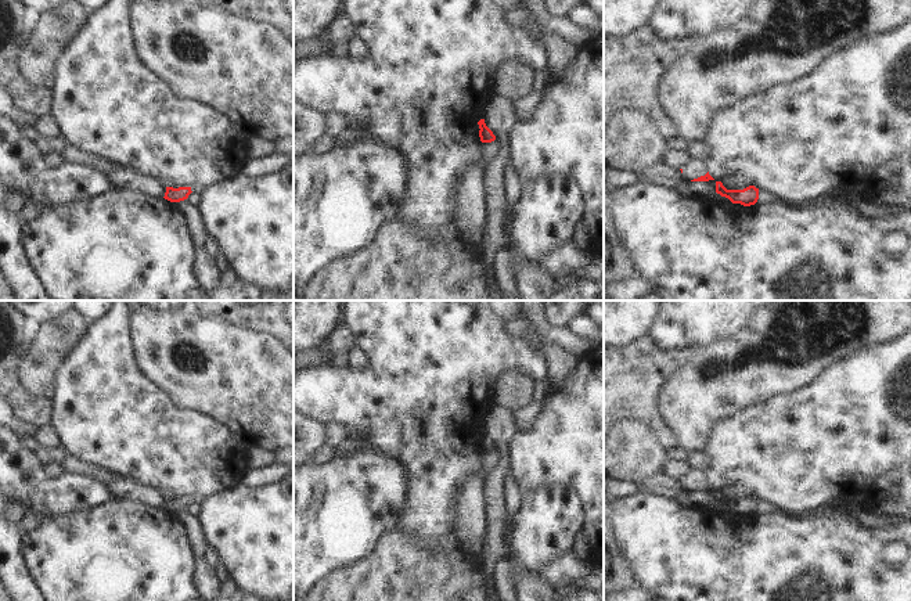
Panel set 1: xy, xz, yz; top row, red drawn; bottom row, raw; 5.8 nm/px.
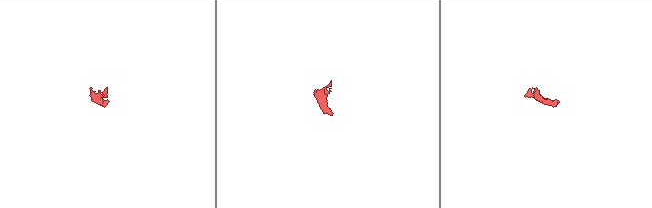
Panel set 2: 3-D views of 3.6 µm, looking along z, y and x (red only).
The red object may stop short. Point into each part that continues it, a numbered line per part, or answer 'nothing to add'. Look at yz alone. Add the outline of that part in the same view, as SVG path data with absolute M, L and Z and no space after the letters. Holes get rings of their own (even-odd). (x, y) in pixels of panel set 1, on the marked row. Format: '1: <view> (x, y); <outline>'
1: yz (695, 168); M691 158L691 161L683 168L683 179L691 181L707 173L705 161Z

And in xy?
nothing to add

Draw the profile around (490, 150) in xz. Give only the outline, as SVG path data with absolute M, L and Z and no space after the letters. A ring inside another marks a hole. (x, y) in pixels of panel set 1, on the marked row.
M497 140L491 143L483 143L483 155L482 155L482 162L489 165L493 158L497 155L500 150L500 144Z

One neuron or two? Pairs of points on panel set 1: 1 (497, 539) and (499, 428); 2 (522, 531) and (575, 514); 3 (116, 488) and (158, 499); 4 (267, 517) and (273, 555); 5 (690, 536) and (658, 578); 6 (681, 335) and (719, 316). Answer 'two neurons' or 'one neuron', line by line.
1: one neuron
2: one neuron
3: one neuron
4: one neuron
5: one neuron
6: one neuron

